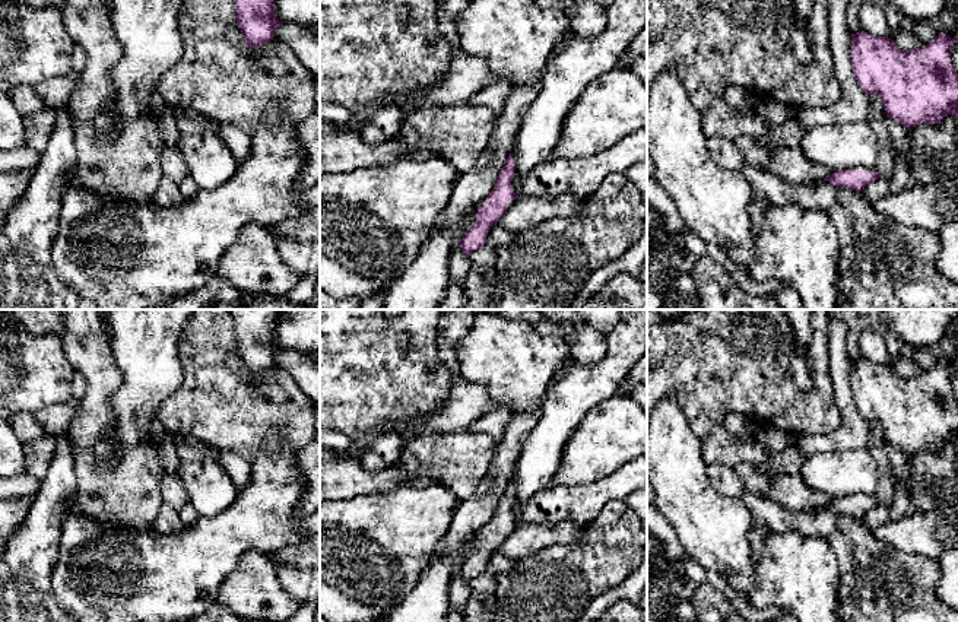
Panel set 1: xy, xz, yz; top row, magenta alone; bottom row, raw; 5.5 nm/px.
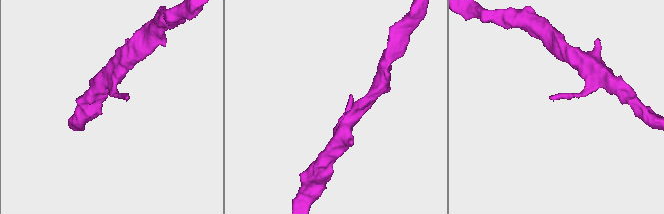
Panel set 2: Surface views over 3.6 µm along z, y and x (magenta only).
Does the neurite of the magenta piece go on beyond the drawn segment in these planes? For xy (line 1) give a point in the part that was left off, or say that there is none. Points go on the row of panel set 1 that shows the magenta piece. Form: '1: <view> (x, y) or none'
1: none

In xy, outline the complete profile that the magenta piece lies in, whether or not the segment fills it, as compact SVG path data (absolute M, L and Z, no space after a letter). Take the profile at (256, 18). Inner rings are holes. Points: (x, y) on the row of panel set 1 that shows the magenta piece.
M235 0L237 25L248 47L261 47L282 25L275 15L275 0Z

